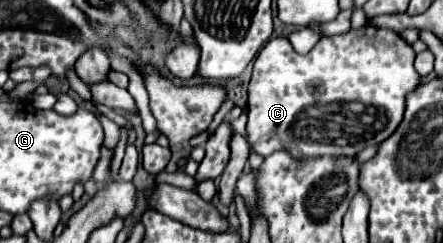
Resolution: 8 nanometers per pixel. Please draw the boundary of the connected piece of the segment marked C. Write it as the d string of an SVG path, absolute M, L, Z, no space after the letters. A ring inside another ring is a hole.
M369 25L351 29L345 35L319 39L307 55L299 55L287 37L269 39L255 59L249 83L247 141L251 151L261 157L287 151L295 161L305 161L313 157L355 157L365 147L379 145L401 123L405 95L421 83L413 59L415 51L401 35ZM331 103L361 103L365 111L317 107ZM301 137L313 145L327 145L327 151L297 151L287 147L297 143L293 139Z

